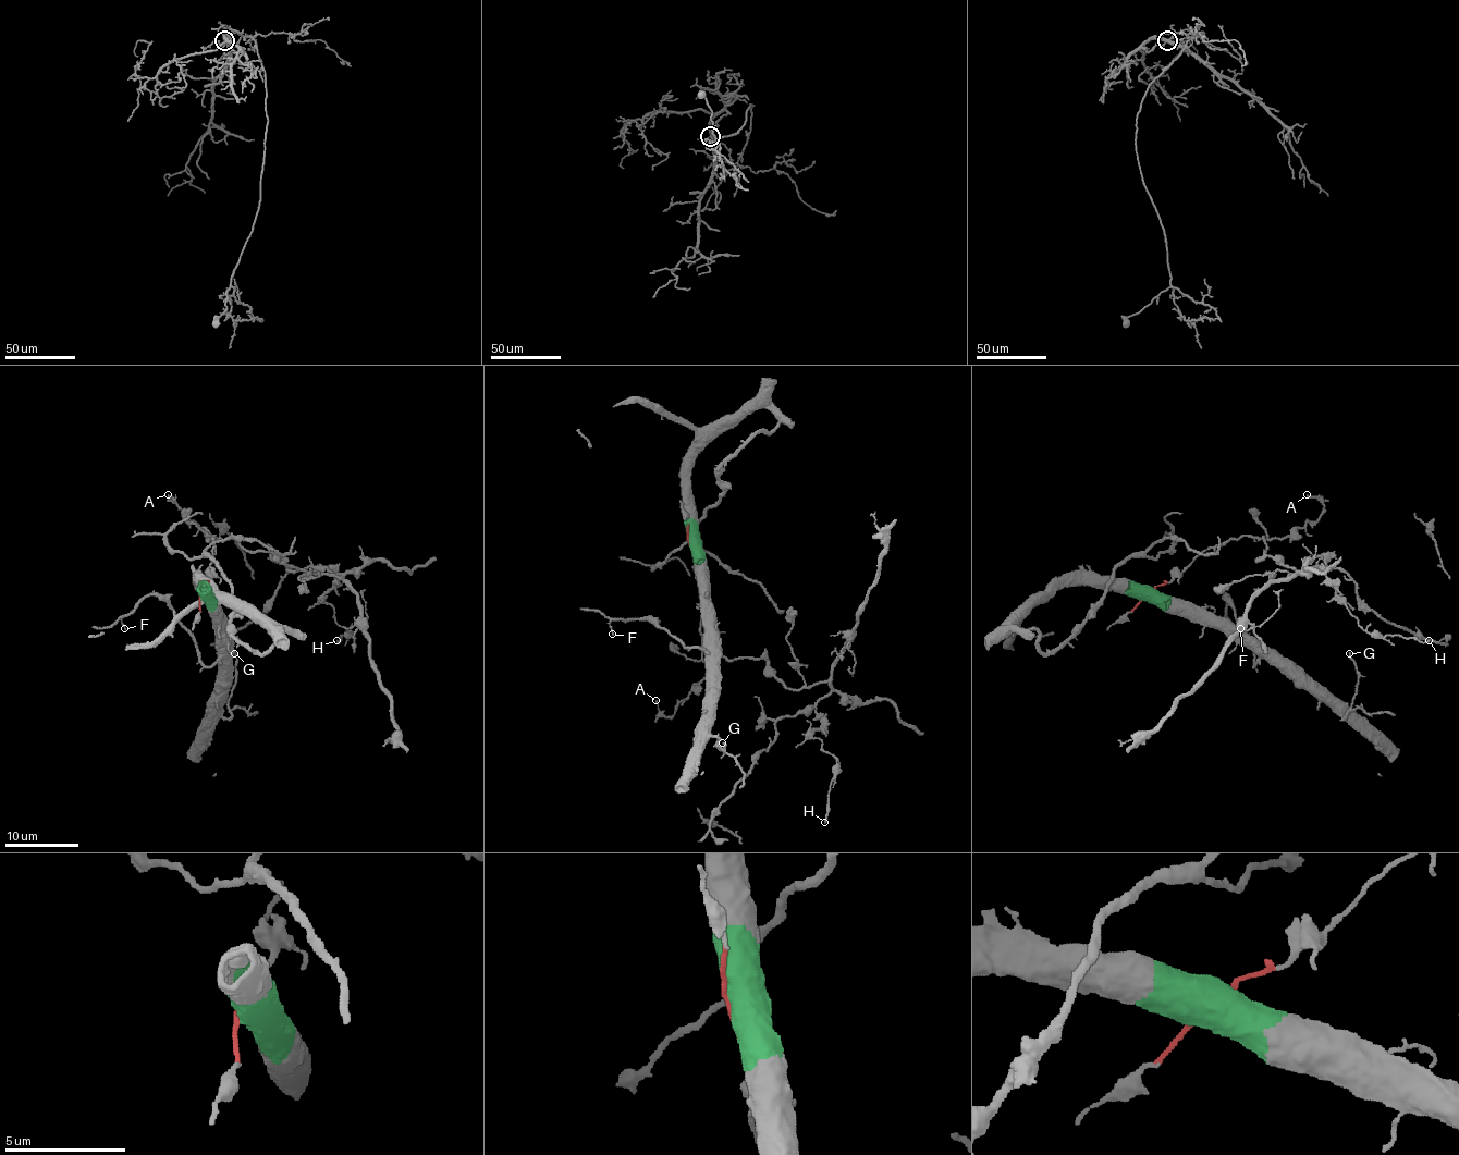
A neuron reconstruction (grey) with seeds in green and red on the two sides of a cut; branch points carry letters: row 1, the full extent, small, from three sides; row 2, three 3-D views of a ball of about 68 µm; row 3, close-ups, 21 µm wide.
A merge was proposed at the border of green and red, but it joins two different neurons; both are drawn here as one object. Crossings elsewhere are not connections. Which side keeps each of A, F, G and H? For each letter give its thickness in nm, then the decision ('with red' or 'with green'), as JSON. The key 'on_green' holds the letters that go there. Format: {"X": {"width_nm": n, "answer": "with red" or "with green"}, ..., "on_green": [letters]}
{"A": {"width_nm": 140, "answer": "with red"}, "F": {"width_nm": 140, "answer": "with green"}, "G": {"width_nm": 200, "answer": "with green"}, "H": {"width_nm": 180, "answer": "with red"}, "on_green": ["F", "G"]}

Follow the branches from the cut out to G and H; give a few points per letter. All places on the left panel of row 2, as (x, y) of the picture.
G: (201, 594), (216, 609), (218, 711), (227, 719), (231, 715), (229, 697), (234, 684), (234, 653)
H: (201, 594), (215, 536), (231, 536), (344, 576), (328, 570), (336, 578), (323, 594), (350, 633), (336, 640)

